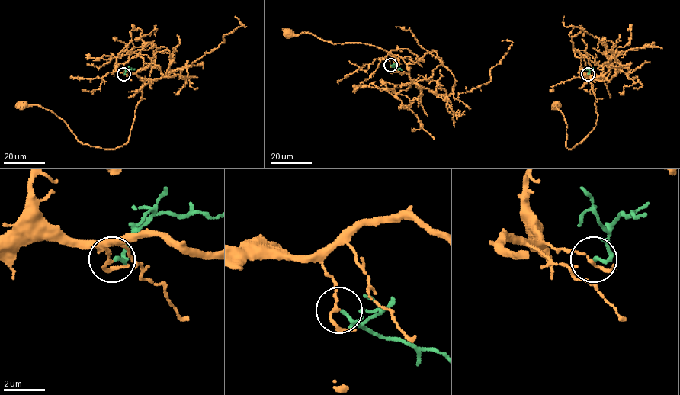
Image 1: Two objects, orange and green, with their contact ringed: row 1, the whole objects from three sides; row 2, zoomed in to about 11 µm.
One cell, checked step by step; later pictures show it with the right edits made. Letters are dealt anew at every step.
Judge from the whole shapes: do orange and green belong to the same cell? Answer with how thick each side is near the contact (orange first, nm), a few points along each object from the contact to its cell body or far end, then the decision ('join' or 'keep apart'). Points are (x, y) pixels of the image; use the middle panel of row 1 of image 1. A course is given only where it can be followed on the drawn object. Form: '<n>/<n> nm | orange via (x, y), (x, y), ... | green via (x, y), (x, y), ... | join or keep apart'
130/150 nm | orange via (390, 65), (398, 56), (409, 68), (401, 75), (390, 53), (371, 45), (288, 32) | green via (390, 65), (402, 70) | keep apart

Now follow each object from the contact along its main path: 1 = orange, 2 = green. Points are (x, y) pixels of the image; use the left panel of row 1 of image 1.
1: (123, 74), (135, 73), (142, 81), (128, 142), (117, 148), (82, 144), (52, 113), (21, 104)
2: (123, 74), (128, 69), (135, 69)

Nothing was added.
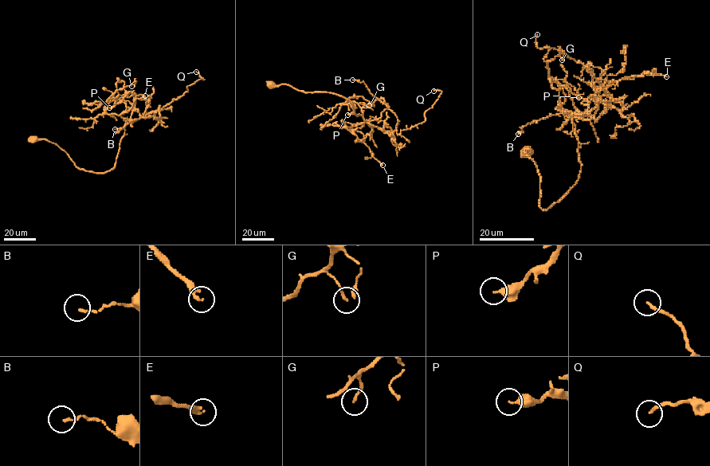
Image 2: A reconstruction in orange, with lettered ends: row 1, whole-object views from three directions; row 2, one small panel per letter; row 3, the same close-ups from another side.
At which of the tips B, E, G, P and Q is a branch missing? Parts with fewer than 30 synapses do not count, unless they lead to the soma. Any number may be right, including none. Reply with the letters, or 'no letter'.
E

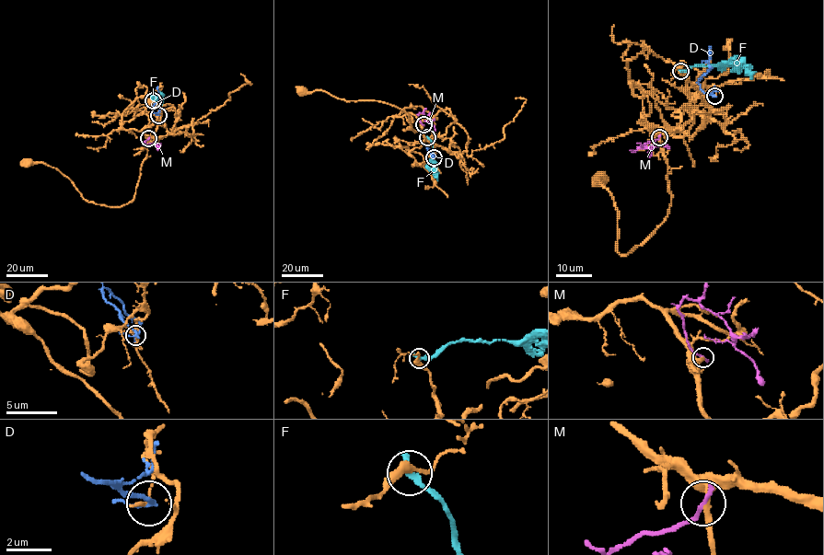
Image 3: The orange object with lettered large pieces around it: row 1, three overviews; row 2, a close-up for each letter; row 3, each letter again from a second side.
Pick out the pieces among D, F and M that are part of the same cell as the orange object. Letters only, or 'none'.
none

